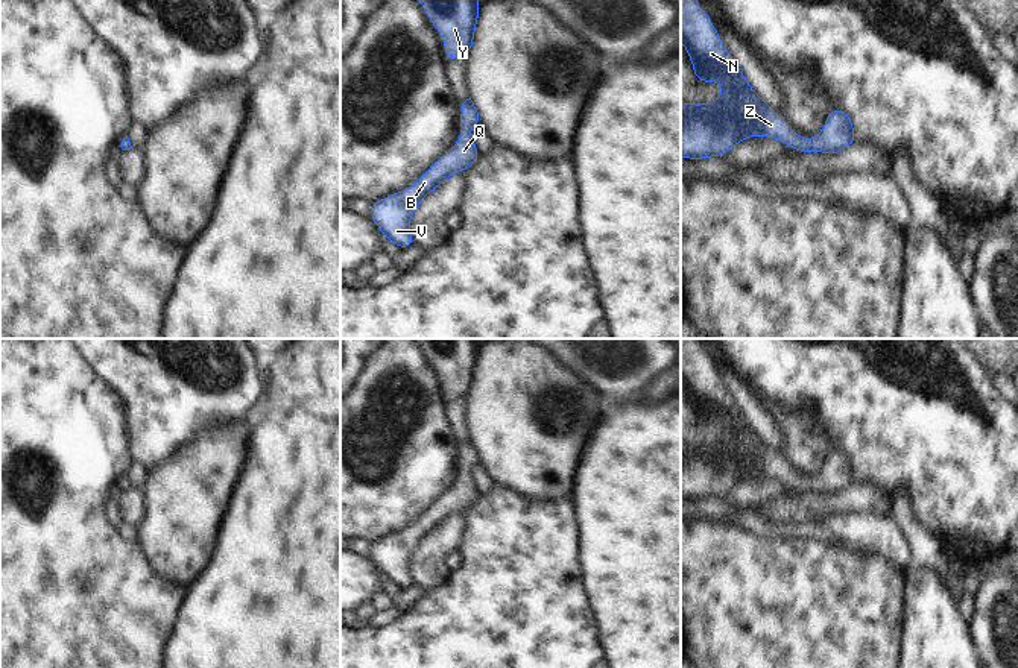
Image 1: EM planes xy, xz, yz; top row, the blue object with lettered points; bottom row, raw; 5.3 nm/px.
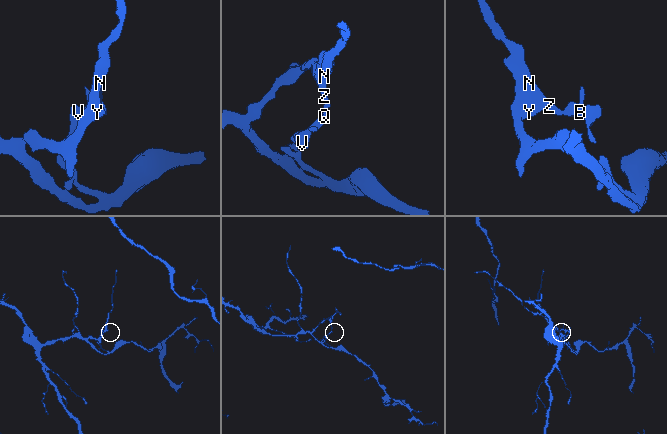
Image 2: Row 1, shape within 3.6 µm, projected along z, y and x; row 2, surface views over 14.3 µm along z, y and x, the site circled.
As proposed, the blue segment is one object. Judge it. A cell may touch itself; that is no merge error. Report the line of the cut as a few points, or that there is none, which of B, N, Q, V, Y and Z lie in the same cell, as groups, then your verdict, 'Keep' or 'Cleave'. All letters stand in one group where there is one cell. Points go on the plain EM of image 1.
No split. Groups: B N Q V Y Z. Keep.

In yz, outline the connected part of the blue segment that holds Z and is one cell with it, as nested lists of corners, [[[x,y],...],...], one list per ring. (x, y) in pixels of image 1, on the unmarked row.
[[[681,339],[681,383],[697,422],[717,422],[722,434],[711,443],[681,443],[681,496],[708,499],[723,496],[735,484],[755,475],[776,478],[807,493],[837,495],[855,483],[852,458],[833,449],[814,478],[795,474],[792,466],[751,427],[722,384],[716,366],[696,339]]]

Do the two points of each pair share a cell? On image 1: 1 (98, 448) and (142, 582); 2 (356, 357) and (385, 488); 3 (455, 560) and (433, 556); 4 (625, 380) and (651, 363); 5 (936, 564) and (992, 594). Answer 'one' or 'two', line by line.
1: one
2: two
3: two
4: one
5: two

